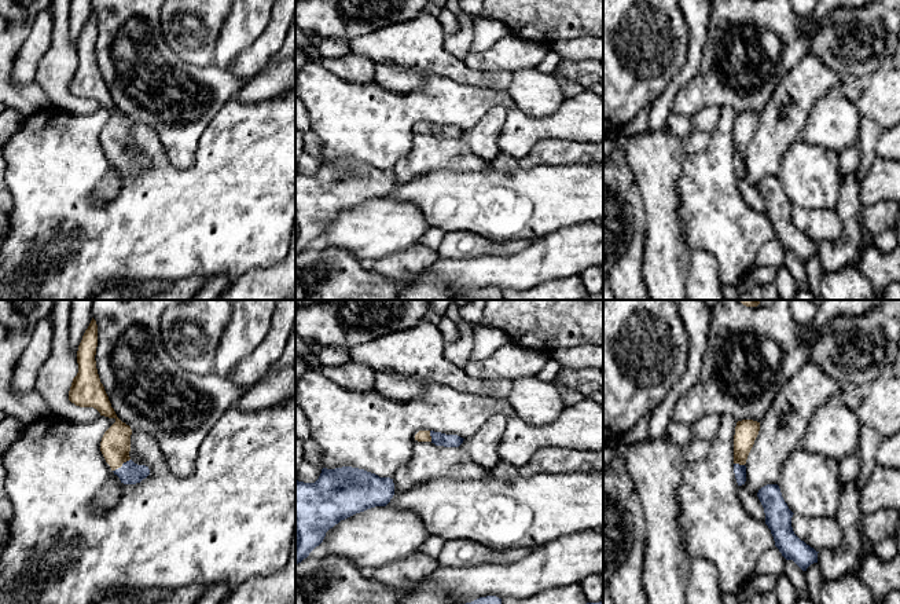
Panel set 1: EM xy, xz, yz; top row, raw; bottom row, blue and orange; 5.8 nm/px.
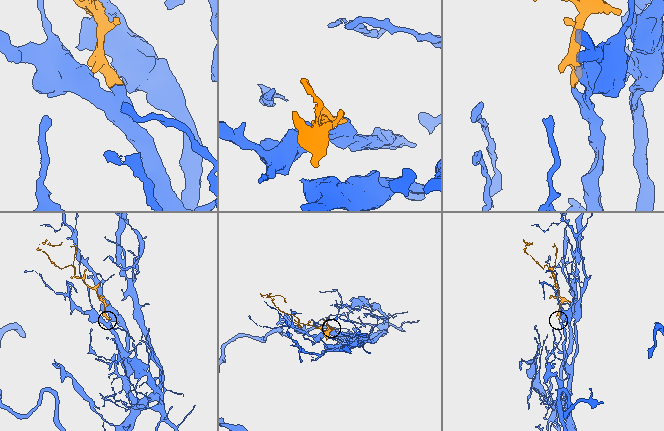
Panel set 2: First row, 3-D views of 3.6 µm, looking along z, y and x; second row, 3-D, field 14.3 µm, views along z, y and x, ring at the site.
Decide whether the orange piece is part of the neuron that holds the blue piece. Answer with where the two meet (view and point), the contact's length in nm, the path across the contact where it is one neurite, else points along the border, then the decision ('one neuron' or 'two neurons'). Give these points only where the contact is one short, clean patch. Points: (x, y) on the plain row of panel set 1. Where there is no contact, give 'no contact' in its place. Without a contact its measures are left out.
meets blue in xy at (122, 157); contact 130 nm long; runs through xy (129, 165), (122, 157), (116, 145), (116, 135); one neuron

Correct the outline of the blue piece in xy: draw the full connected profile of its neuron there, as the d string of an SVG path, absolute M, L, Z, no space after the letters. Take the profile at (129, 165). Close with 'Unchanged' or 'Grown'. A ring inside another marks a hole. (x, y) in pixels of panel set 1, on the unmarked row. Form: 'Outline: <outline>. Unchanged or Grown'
Outline: M92 10L78 37L78 65L73 70L69 92L80 99L93 99L100 107L115 111L102 129L100 143L121 175L136 176L150 166L150 161L135 155L129 149L132 121L117 109L100 74L95 52L96 39L98 17Z. Grown

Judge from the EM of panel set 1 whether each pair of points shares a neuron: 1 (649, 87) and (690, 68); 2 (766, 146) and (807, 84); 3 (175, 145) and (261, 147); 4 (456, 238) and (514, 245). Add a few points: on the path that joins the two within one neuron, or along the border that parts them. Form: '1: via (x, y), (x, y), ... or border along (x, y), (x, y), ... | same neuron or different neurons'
1: border along (687, 44), (684, 66), (656, 101) | different neurons
2: via (781, 131), (792, 120), (800, 99) | same neuron
3: border along (212, 117), (195, 161), (176, 168) | different neurons
4: via (470, 245), (500, 248) | same neuron

